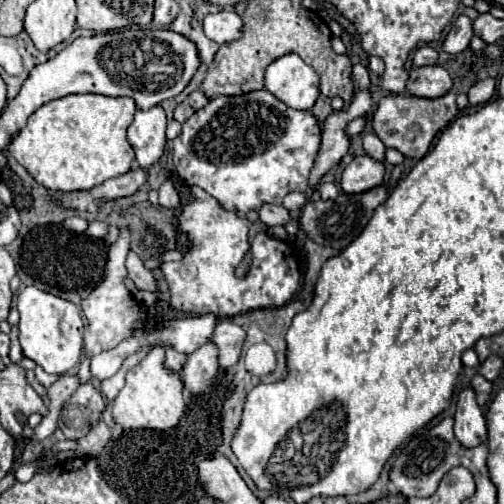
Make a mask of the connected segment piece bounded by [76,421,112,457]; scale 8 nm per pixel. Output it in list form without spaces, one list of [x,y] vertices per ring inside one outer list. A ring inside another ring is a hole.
[[[100,421],[98,425],[94,425],[90,429],[90,433],[86,437],[82,437],[78,441],[76,455],[78,457],[94,457],[94,455],[98,455],[98,451],[102,451],[102,447],[108,443],[110,435],[112,435],[110,427],[104,421]]]

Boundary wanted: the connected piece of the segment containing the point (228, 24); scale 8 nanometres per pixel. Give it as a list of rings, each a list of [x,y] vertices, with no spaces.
[[[222,9],[204,17],[204,33],[216,43],[228,43],[242,37],[242,17],[234,9]]]

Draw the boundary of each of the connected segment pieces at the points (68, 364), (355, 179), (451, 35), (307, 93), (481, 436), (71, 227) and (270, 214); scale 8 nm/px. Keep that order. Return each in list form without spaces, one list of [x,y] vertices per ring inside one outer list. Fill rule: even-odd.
[[[26,287],[16,297],[16,307],[20,311],[20,345],[22,353],[36,361],[46,373],[64,375],[80,361],[84,321],[78,313],[78,307],[72,301],[66,301],[58,295],[46,293],[38,287]]]
[[[370,155],[354,157],[342,173],[342,189],[346,193],[362,193],[384,181],[384,163]]]
[[[460,15],[454,23],[452,23],[452,29],[448,31],[446,39],[444,39],[444,51],[446,53],[462,53],[468,49],[470,45],[470,39],[474,35],[474,29],[472,29],[472,19],[466,17],[466,15]]]
[[[288,53],[272,61],[266,69],[264,87],[292,109],[312,109],[318,89],[318,73],[306,65],[296,53]]]
[[[472,387],[462,389],[458,395],[458,407],[454,415],[454,433],[464,447],[476,447],[486,439],[484,413],[476,403],[476,393]]]
[[[70,217],[67,218],[64,223],[62,223],[68,231],[74,231],[74,233],[84,233],[86,231],[86,227],[88,227],[88,221],[84,219],[84,217]]]
[[[266,205],[258,213],[260,213],[260,221],[266,223],[268,227],[272,227],[272,225],[286,225],[288,221],[292,221],[290,211],[284,209],[282,205]]]

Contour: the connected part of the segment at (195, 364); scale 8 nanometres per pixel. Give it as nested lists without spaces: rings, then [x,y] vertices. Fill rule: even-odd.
[[[208,341],[188,355],[188,361],[182,369],[186,391],[190,391],[192,395],[202,393],[214,381],[216,373],[218,373],[218,347],[216,343]]]

